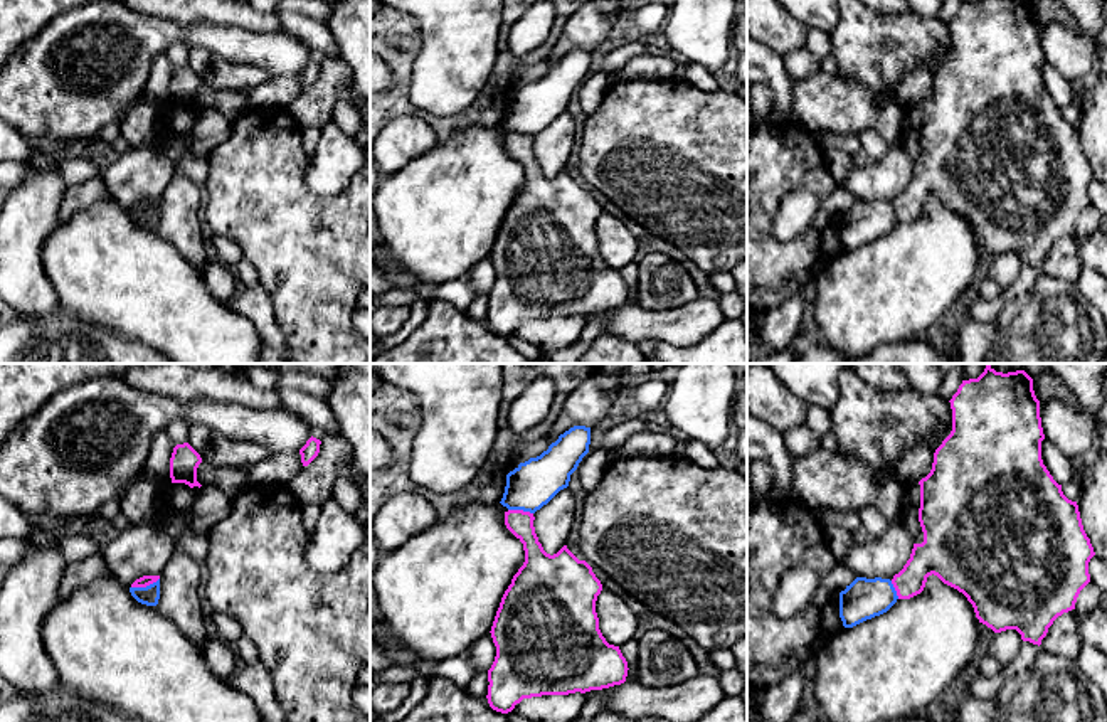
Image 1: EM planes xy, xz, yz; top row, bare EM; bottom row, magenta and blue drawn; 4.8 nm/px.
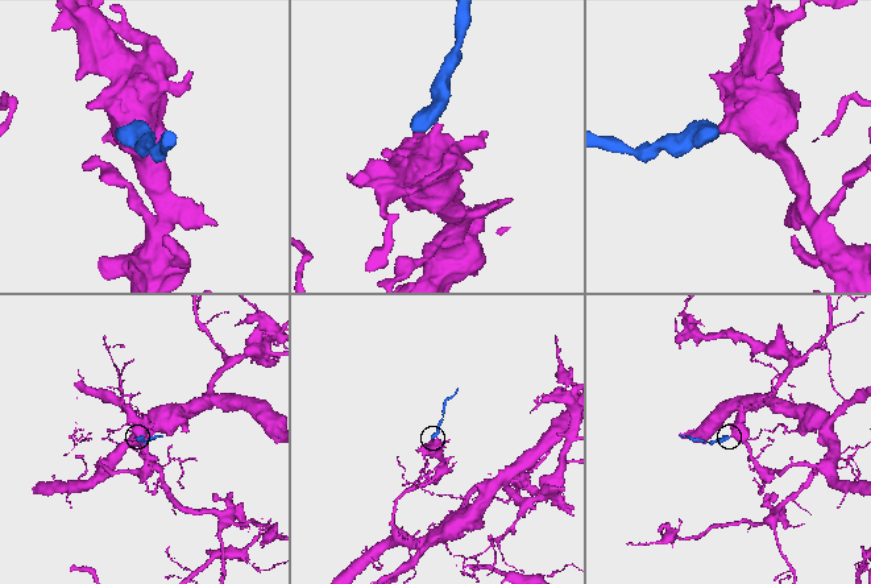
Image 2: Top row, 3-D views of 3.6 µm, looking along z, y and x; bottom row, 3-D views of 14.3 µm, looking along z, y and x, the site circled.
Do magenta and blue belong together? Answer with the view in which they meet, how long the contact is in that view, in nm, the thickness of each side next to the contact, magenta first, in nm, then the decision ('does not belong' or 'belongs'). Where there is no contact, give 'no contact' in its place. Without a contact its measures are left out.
contact in xy; length 140 nm; calibres 50 and 90 nm; does not belong

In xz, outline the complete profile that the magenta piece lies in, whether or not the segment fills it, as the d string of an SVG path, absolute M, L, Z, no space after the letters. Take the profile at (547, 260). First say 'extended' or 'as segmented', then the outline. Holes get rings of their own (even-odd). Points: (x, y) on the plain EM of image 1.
as segmented; M505 135L506 151L523 167L525 185L505 214L490 254L496 279L488 293L486 321L501 337L511 335L523 321L621 308L629 293L619 269L609 268L599 252L596 224L602 207L592 190L579 183L567 168L554 178L547 177L533 143L530 135Z

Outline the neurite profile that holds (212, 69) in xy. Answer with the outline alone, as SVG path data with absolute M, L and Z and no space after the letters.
M200 45L190 47L188 67L202 82L219 91L251 89L271 77L267 71L229 62Z

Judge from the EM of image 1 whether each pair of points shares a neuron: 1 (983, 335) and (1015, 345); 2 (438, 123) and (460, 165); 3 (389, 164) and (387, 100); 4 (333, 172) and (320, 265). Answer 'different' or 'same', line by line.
1: different
2: different
3: different
4: different

